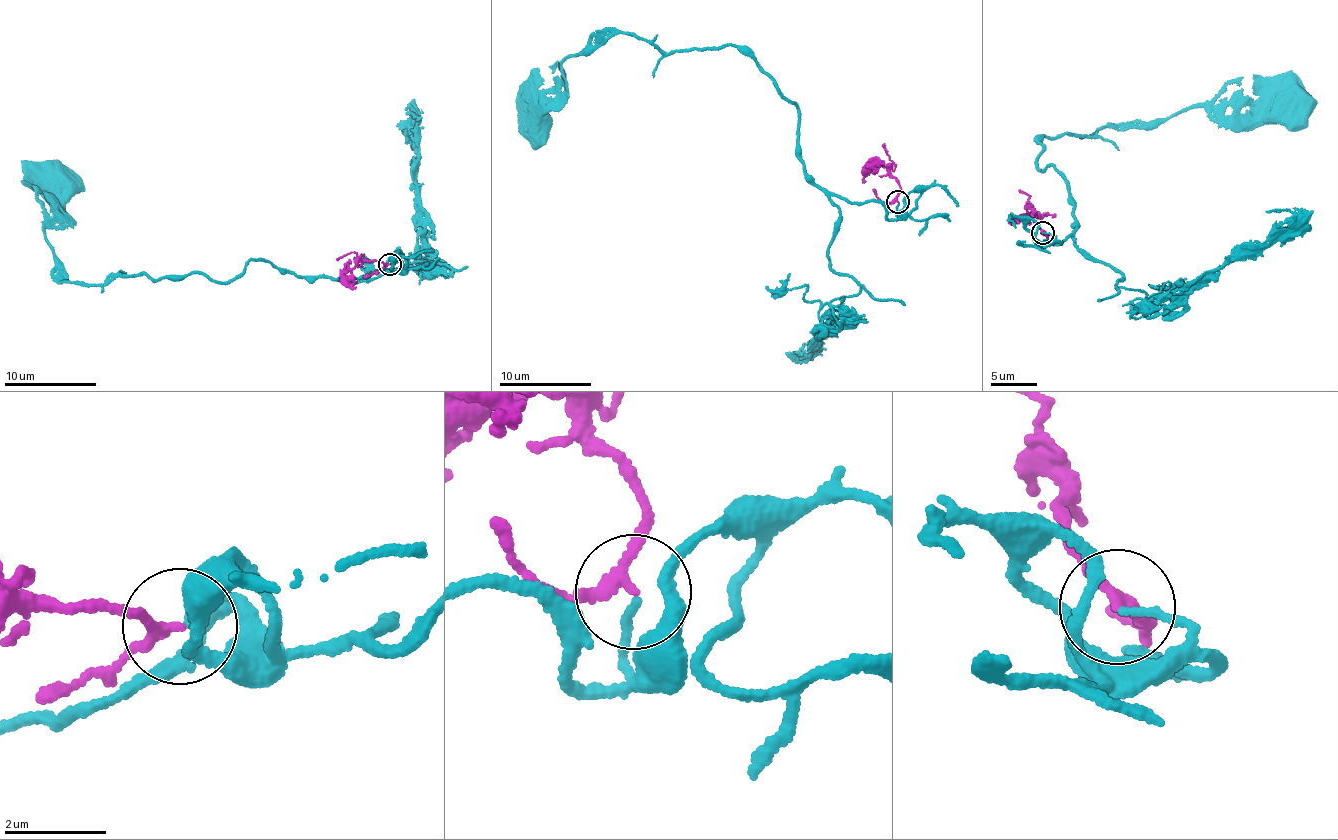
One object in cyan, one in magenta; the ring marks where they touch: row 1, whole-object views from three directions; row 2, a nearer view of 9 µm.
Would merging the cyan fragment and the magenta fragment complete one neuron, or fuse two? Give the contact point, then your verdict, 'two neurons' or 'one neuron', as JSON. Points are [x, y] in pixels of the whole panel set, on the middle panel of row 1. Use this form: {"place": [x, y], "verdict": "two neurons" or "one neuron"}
{"place": [898, 202], "verdict": "one neuron"}

